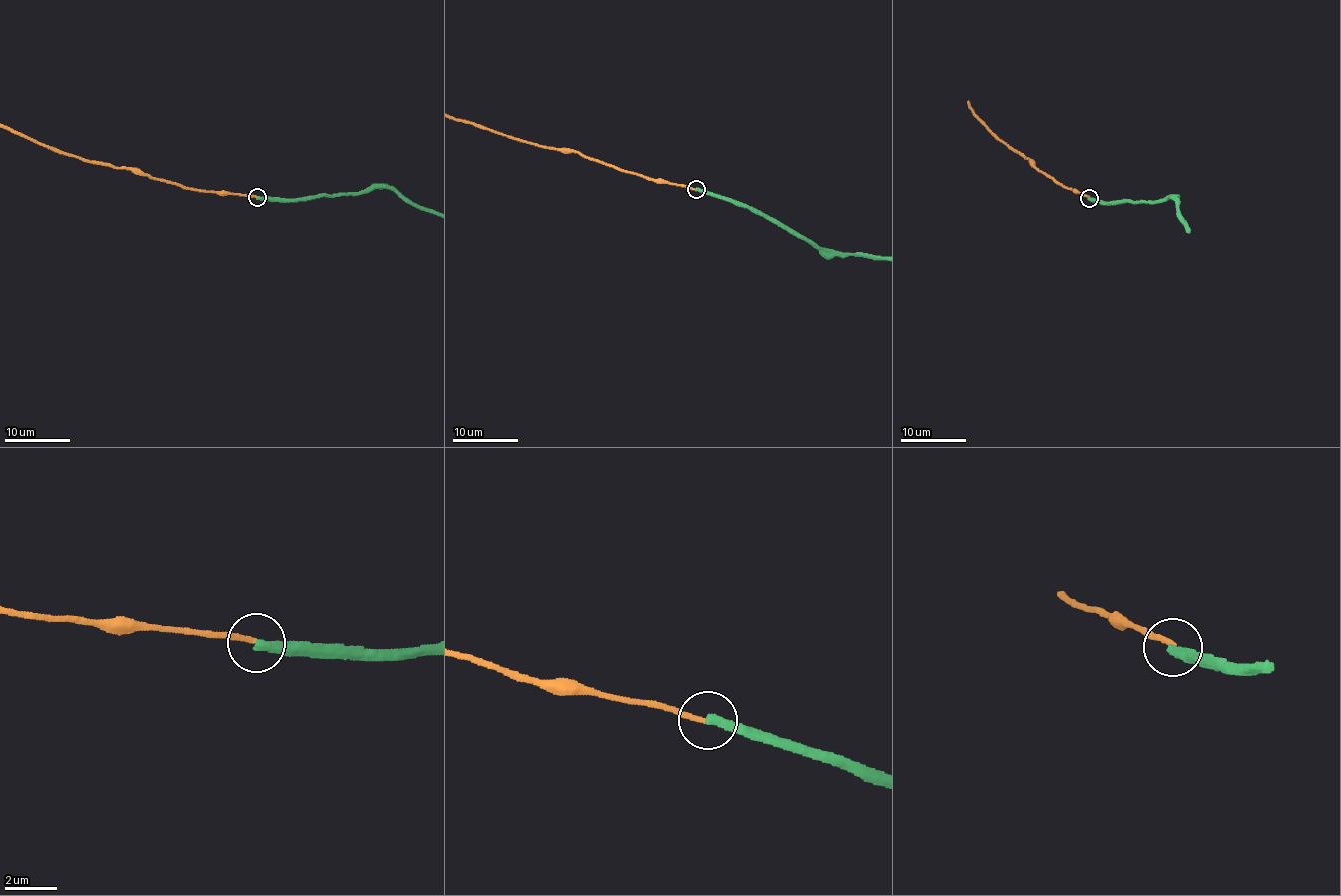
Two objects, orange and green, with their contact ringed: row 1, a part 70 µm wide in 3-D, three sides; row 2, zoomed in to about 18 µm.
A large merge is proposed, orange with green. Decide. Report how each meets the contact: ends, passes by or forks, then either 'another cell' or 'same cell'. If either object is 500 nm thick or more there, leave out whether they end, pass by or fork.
orange ends there; green ends there; another cell

